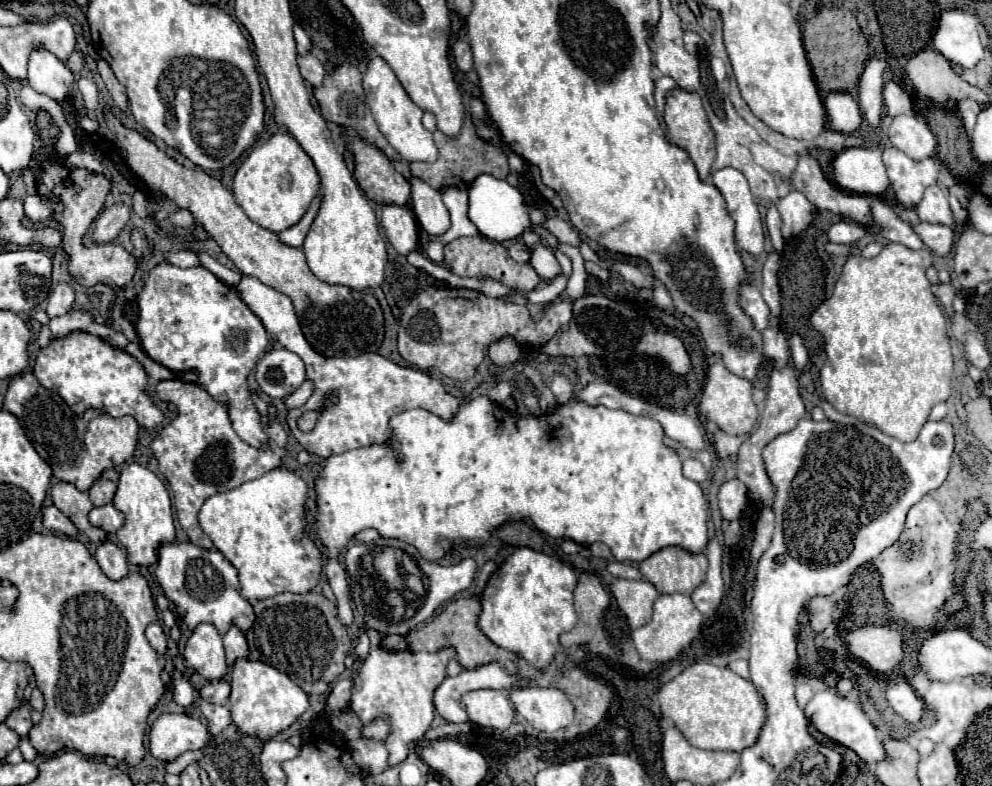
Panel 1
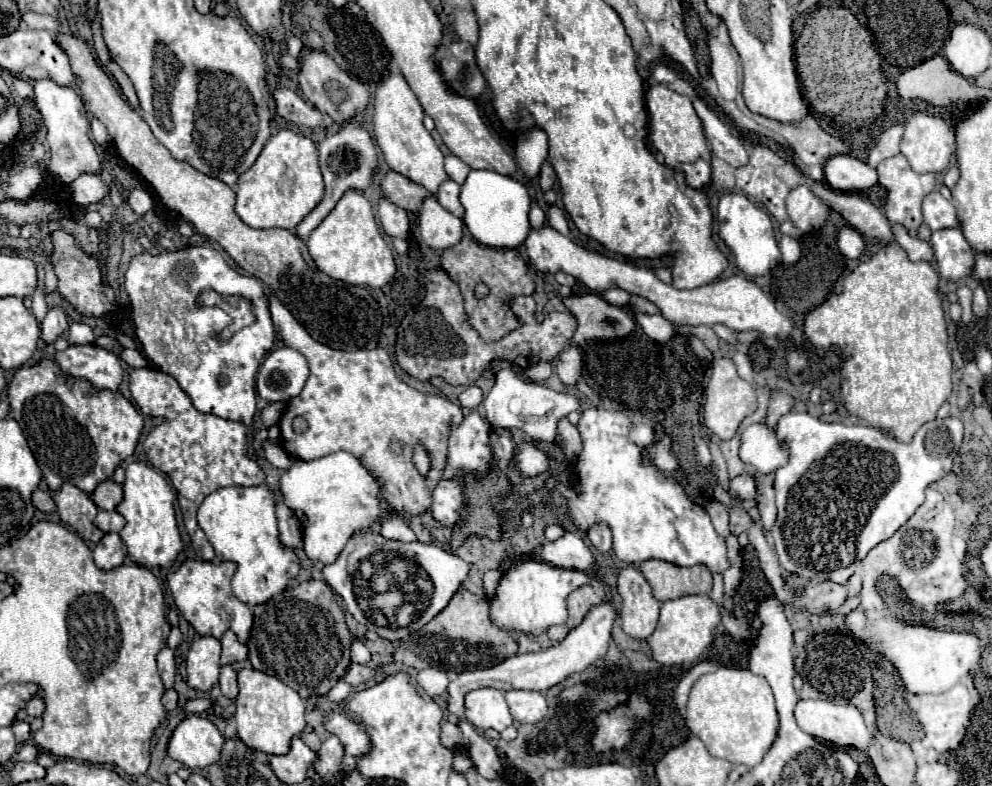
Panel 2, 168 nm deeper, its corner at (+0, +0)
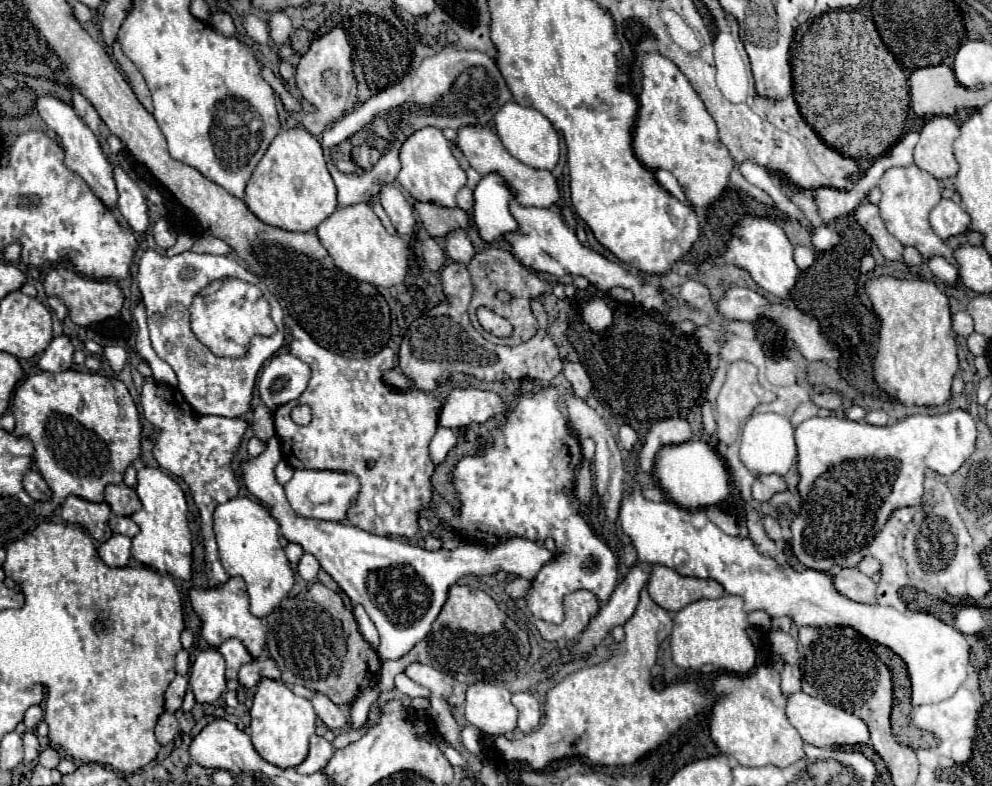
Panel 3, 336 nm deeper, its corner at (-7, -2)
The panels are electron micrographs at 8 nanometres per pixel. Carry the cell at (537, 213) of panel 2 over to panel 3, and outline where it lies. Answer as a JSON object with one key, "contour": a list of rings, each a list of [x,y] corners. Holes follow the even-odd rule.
{"contour":[[[467,126],[459,130],[457,146],[469,160],[471,168],[475,168],[479,174],[499,174],[505,184],[509,184],[515,200],[523,206],[535,206],[535,208],[551,208],[559,202],[559,186],[555,176],[549,170],[535,170],[531,166],[525,166],[517,158],[513,158],[497,138],[497,134],[487,126]]]}

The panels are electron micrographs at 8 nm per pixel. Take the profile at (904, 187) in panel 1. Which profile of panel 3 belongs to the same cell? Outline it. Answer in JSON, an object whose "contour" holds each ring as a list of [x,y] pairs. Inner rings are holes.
{"contour":[[[909,166],[909,168],[893,168],[887,170],[879,182],[879,190],[881,190],[881,202],[879,202],[879,210],[881,210],[881,218],[887,226],[887,230],[903,244],[903,246],[913,246],[921,252],[921,256],[925,260],[933,258],[933,256],[943,256],[947,262],[951,262],[953,266],[957,266],[953,248],[949,248],[929,226],[929,212],[931,208],[941,200],[941,186],[939,180],[935,180],[931,174],[919,170],[917,166]]]}

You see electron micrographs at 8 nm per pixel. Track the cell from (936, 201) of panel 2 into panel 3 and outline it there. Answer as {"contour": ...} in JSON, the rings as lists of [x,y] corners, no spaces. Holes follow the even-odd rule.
{"contour":[[[945,198],[931,210],[929,222],[935,234],[941,236],[943,240],[957,236],[969,228],[969,216],[965,214],[965,210],[953,200],[945,200]]]}

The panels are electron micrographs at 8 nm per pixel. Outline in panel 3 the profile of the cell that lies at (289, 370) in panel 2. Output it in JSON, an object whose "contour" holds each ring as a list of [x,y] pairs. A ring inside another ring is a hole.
{"contour":[[[277,354],[265,366],[257,380],[257,392],[271,410],[297,400],[309,382],[309,366],[293,354]]]}

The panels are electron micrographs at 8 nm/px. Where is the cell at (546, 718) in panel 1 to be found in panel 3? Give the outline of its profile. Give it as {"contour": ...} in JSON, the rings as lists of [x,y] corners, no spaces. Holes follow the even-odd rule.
{"contour":[[[515,692],[513,704],[519,710],[519,730],[525,734],[535,730],[541,722],[541,706],[537,698],[529,692]]]}

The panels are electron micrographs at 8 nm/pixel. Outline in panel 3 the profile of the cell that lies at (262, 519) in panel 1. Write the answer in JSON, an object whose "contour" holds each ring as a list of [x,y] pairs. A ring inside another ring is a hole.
{"contour":[[[233,498],[213,512],[213,528],[219,544],[219,558],[229,576],[241,576],[251,598],[251,614],[269,616],[293,586],[293,570],[279,546],[279,526],[269,510],[251,498]]]}

